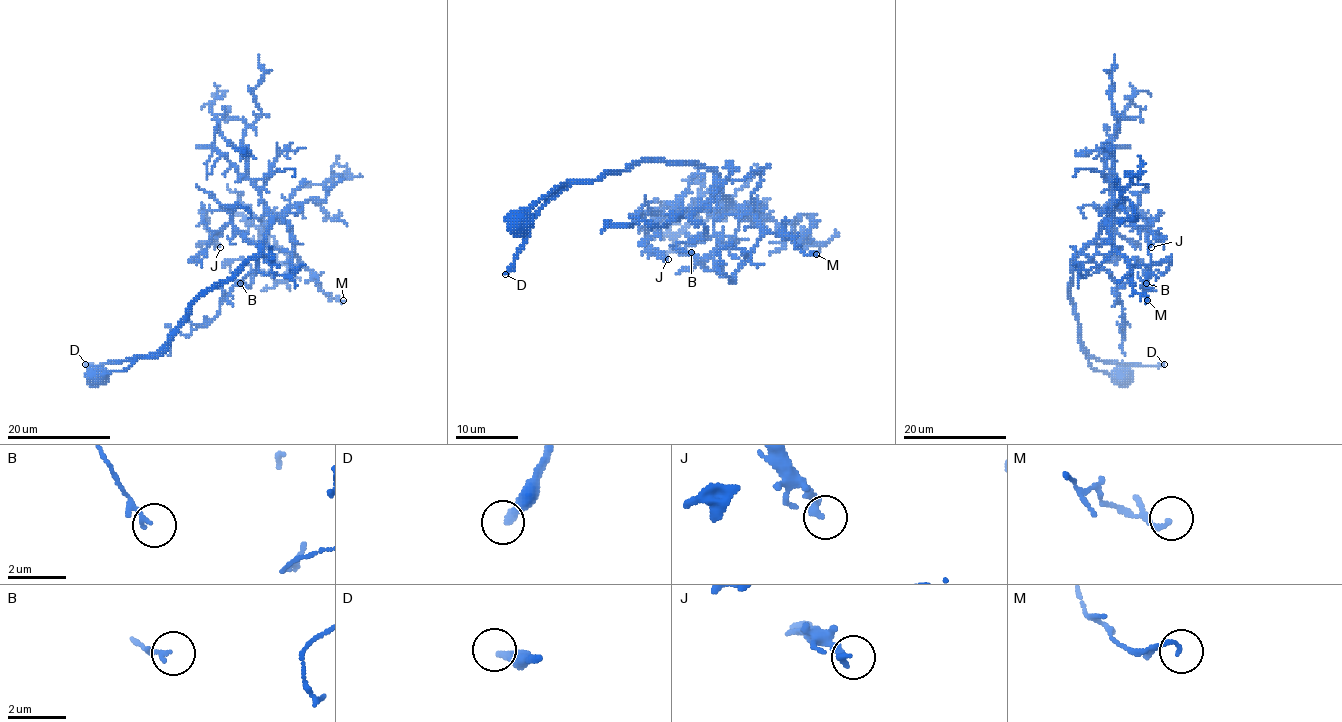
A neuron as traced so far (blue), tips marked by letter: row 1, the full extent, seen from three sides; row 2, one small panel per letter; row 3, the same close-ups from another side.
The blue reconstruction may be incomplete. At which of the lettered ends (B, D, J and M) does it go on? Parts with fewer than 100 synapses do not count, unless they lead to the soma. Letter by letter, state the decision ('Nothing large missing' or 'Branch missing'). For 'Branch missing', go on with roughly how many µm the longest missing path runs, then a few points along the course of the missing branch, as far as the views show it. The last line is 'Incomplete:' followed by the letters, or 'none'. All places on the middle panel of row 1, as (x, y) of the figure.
B: Nothing large missing
D: Branch missing. Missing length about 200 µm
J: Nothing large missing
M: Nothing large missing
Incomplete: D

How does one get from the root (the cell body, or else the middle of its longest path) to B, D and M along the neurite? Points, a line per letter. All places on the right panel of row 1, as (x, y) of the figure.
B: (1121, 377), (1096, 370), (1088, 359), (1070, 296), (1072, 263), (1086, 254), (1124, 285), (1137, 259), (1146, 283)
D: (1121, 377), (1118, 379), (1096, 370), (1089, 360), (1140, 365), (1164, 364)
M: (1121, 377), (1092, 366), (1070, 296), (1072, 263), (1108, 217), (1110, 239), (1129, 265), (1132, 289), (1147, 300)

